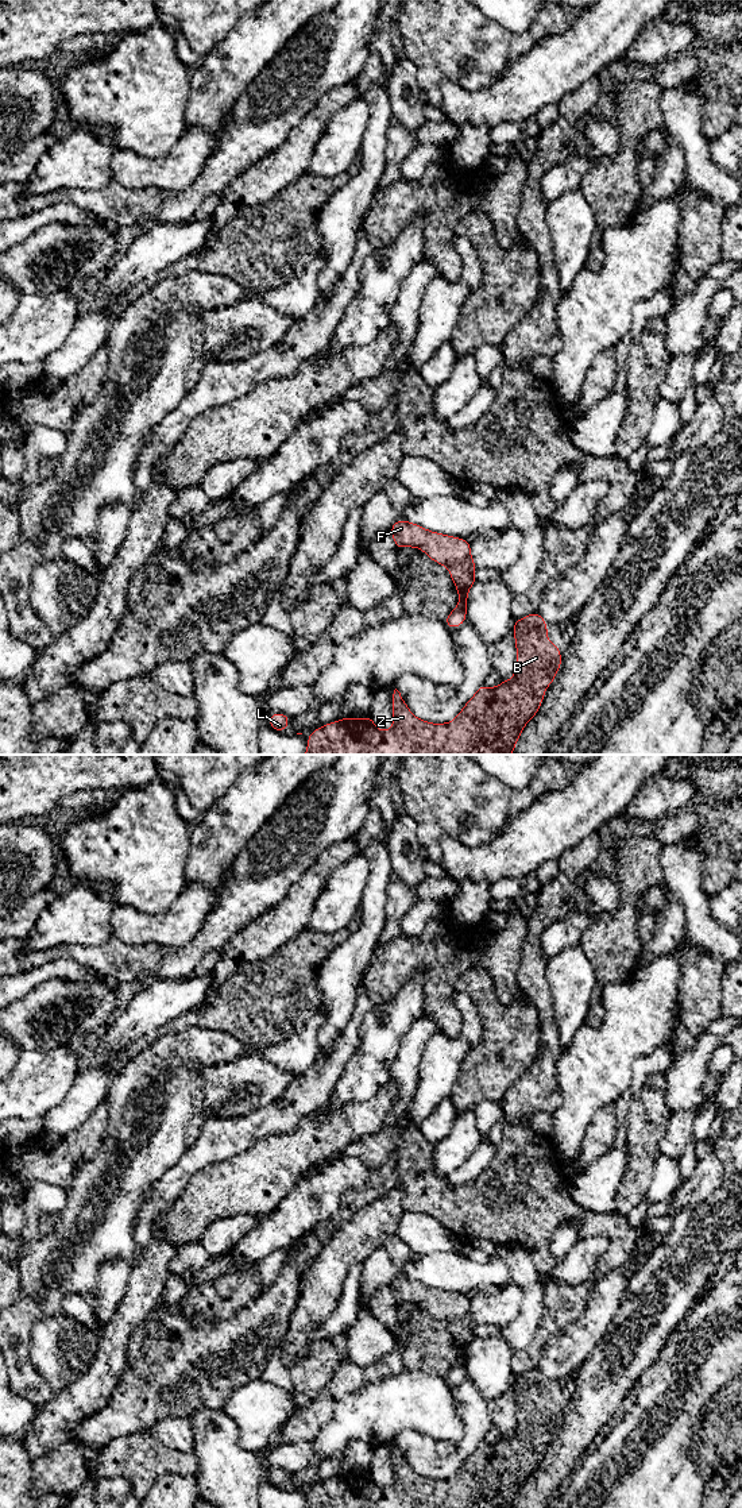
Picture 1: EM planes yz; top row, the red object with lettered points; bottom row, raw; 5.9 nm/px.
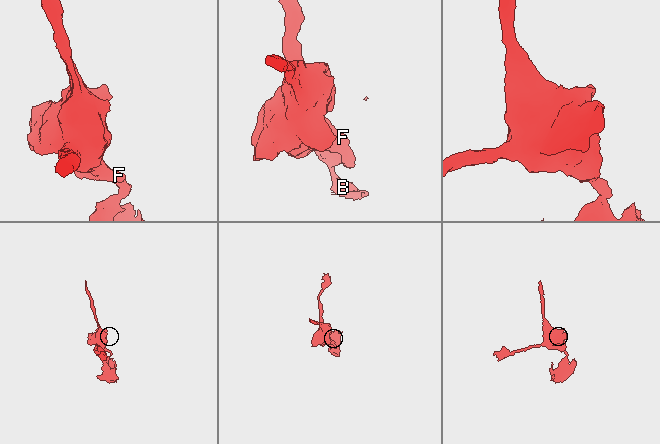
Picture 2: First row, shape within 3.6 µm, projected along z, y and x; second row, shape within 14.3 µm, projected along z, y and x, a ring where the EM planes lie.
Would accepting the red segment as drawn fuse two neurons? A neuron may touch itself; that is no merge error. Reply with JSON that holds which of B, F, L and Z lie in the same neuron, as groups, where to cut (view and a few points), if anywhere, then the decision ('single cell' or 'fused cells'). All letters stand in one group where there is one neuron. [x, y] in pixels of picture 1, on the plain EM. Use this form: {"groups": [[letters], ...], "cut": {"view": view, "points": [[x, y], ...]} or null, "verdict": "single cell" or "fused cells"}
{"groups": [["B", "L", "Z"], ["F"]], "cut": {"view": "yz", "points": [[458, 1343], [467, 1349]]}, "verdict": "fused cells"}

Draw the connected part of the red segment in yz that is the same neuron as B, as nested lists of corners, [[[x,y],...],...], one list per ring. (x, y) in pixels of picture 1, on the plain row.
[[[536,1366],[515,1376],[517,1416],[514,1432],[496,1443],[479,1442],[457,1473],[445,1480],[417,1474],[395,1445],[393,1450],[394,1478],[390,1486],[379,1486],[374,1474],[343,1473],[308,1490],[306,1508],[513,1508],[523,1482],[540,1467],[545,1446],[561,1424],[561,1405],[548,1395],[548,1378]]]

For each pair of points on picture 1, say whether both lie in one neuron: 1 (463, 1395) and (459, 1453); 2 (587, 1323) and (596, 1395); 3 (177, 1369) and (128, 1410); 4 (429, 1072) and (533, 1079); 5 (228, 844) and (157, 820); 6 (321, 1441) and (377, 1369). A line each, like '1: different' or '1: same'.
1: same
2: different
3: same
4: different
5: different
6: different

